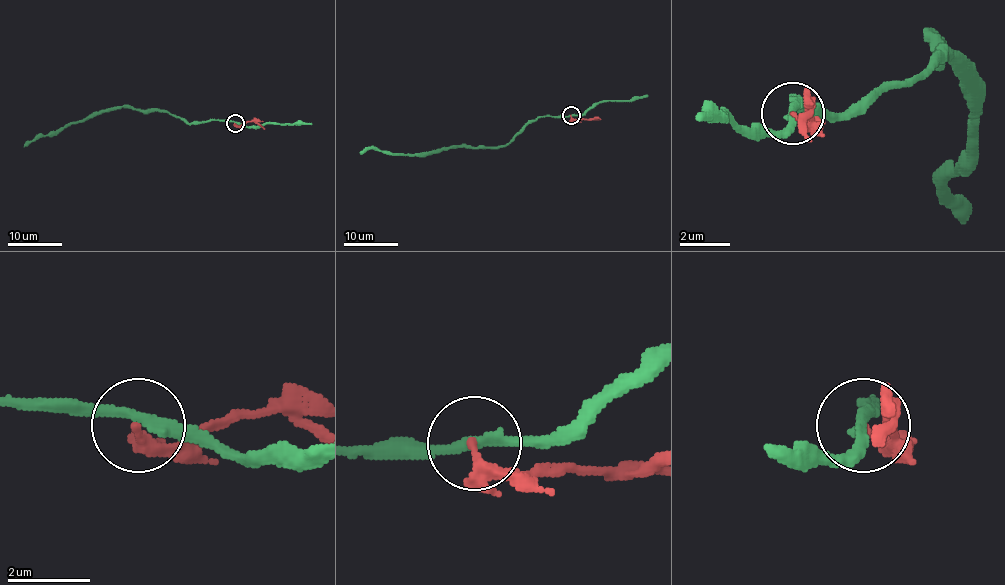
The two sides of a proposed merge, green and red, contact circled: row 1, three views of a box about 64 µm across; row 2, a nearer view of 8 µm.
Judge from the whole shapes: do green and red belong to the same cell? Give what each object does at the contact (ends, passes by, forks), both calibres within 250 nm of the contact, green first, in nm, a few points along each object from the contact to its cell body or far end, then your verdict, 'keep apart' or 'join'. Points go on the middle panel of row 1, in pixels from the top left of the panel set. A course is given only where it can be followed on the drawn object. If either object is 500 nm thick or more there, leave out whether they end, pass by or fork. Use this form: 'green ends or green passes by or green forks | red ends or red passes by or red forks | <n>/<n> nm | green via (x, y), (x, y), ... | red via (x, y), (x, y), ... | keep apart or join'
green passes by | red passes by | 260/190 nm | green via (571, 115), (532, 119), (501, 146), (447, 147), (424, 154), (393, 154), (371, 149), (363, 149), (359, 153) | red via (571, 115), (574, 119), (601, 119) | keep apart

